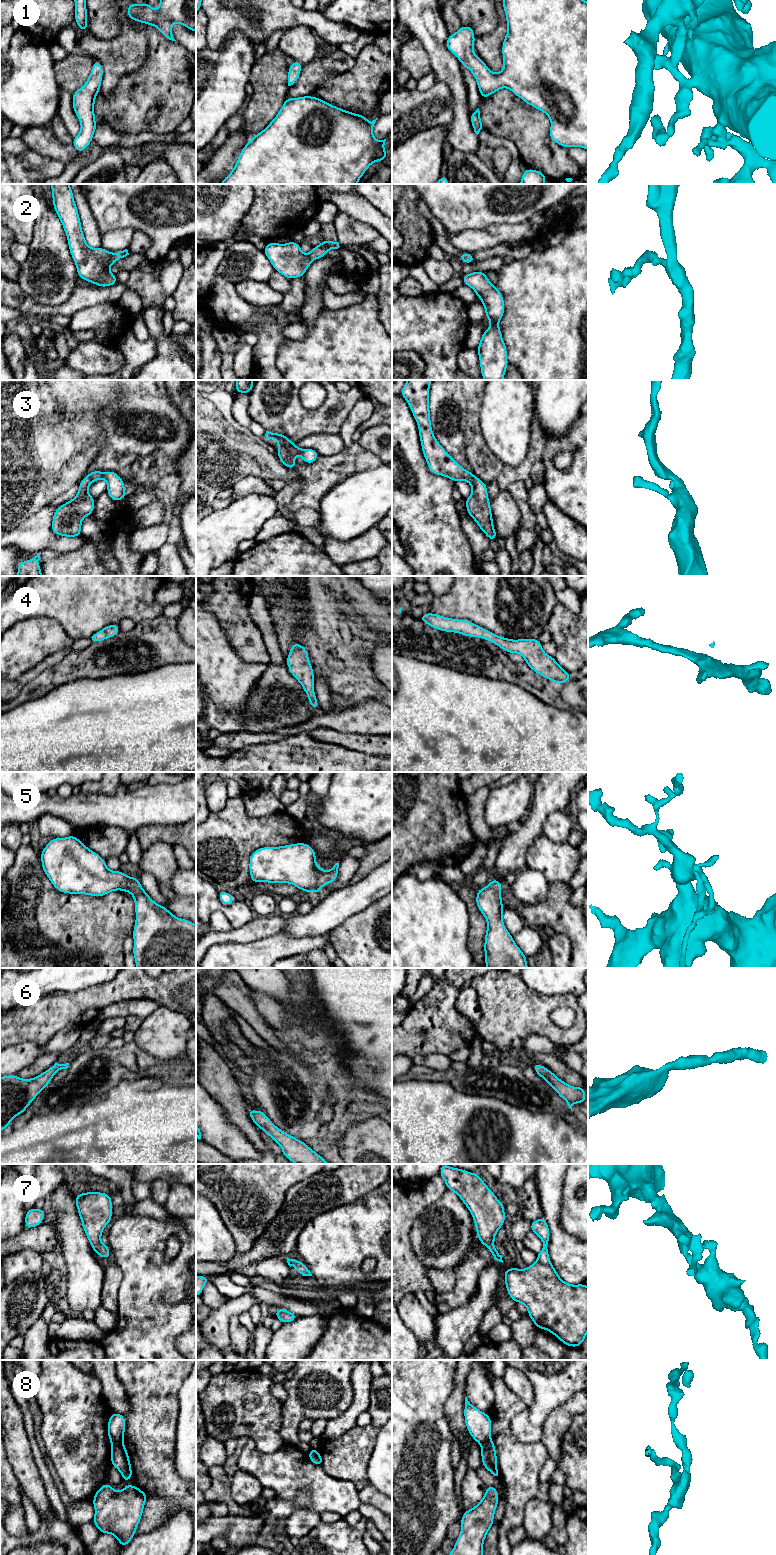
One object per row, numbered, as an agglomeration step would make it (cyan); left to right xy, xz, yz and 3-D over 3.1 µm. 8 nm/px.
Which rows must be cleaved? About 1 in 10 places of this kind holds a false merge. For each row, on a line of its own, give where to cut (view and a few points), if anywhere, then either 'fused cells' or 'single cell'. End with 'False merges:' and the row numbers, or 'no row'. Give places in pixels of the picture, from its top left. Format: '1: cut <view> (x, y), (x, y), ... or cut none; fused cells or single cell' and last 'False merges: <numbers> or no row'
1: cut none; single cell
2: cut none; single cell
3: cut none; single cell
4: cut none; single cell
5: cut none; single cell
6: cut none; single cell
7: cut none; single cell
8: cut xy (122, 1441), (112, 1443); fused cells
False merges: 8

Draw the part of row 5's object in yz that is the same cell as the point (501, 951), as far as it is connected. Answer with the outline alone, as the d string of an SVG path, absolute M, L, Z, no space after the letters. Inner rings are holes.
M491 882L476 894L476 906L487 921L485 965L487 968L528 968L527 956L513 940L503 922L504 906L501 898L502 883Z

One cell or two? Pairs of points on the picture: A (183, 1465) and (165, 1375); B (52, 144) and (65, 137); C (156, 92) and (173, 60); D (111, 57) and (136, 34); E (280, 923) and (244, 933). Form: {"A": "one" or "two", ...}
{"A": "two", "B": "two", "C": "one", "D": "one", "E": "one"}

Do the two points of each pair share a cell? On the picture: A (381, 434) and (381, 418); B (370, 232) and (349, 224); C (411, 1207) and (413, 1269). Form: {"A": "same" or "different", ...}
{"A": "different", "B": "same", "C": "same"}

